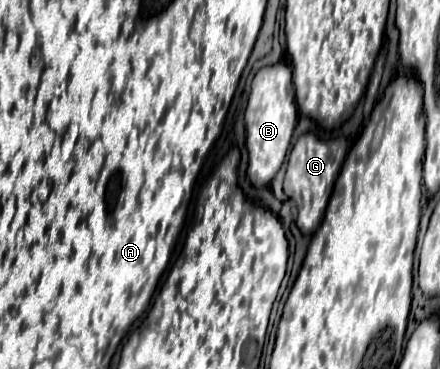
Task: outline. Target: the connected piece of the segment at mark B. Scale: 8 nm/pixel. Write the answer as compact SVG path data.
M279 61L271 67L257 71L251 83L251 95L245 109L245 129L247 129L247 151L249 151L249 169L247 177L255 187L269 185L275 173L279 171L285 153L291 143L291 135L297 123L297 105L291 79L291 67L285 61Z

